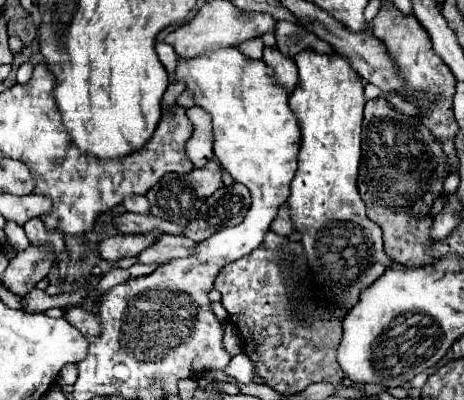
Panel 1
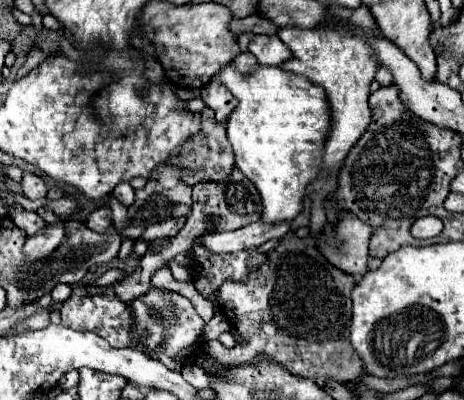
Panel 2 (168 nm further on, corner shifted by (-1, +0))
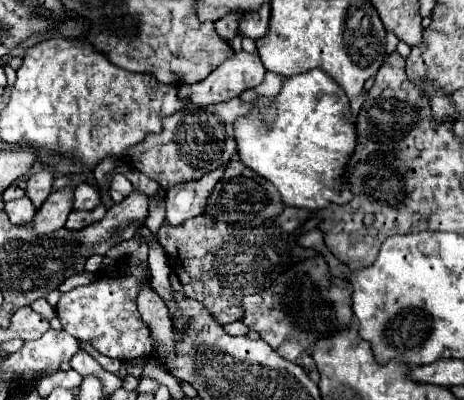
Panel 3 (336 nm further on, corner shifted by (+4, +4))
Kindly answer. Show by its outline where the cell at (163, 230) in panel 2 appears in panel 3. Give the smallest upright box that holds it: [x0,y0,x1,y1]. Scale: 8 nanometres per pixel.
[166,167,224,225]

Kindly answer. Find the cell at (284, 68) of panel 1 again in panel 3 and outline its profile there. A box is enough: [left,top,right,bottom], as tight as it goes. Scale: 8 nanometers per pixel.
[240,5,270,41]

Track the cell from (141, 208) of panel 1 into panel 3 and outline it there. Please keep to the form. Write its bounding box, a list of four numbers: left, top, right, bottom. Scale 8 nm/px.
[110,175,132,203]

